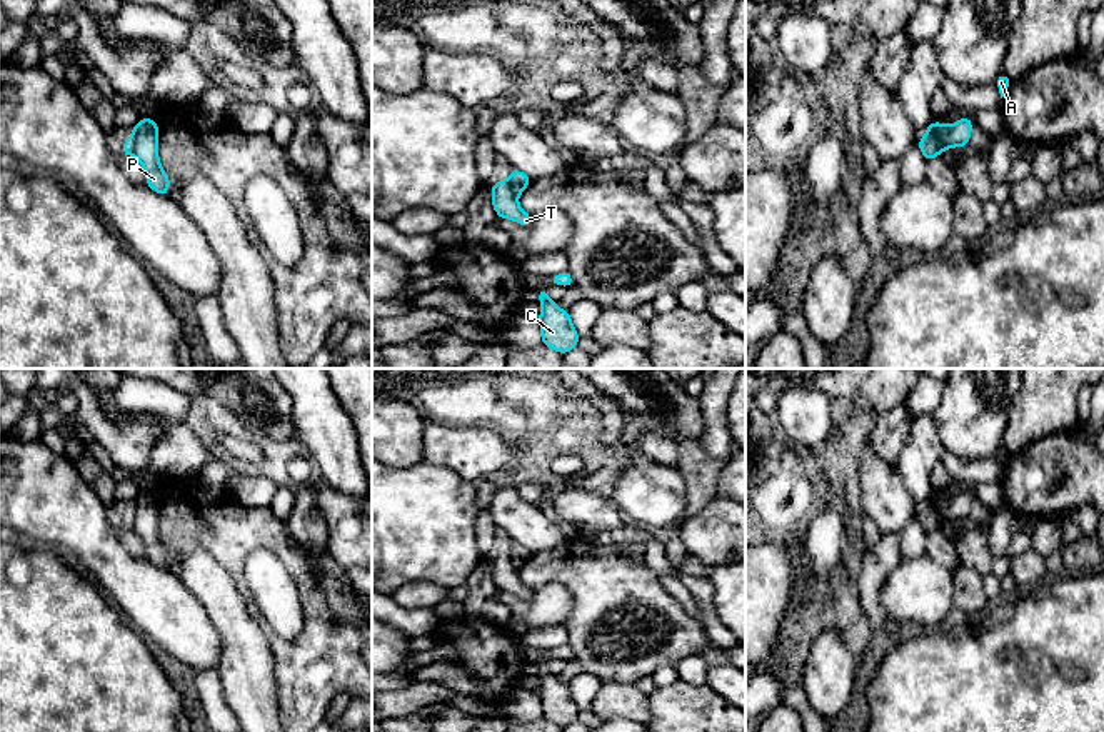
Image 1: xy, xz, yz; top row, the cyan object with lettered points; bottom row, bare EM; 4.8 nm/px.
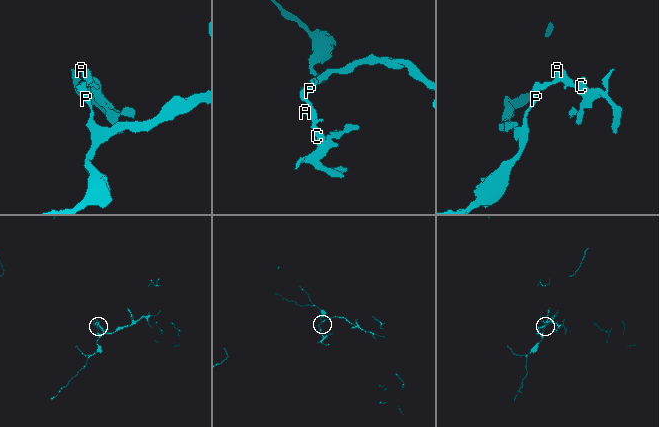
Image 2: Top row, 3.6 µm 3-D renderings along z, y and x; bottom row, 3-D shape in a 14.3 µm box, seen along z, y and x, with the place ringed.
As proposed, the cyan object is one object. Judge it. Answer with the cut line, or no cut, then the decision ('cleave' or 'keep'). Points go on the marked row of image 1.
cut xy (135, 127), (135, 147), (130, 154); cleave

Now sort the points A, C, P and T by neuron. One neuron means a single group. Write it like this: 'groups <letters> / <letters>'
groups A C T / P

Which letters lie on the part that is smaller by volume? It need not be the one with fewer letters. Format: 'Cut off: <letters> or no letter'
Cut off: A, C, T

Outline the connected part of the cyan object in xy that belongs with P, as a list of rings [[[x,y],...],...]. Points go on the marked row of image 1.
[[[140,118],[135,125],[137,143],[133,148],[133,157],[140,162],[147,175],[147,187],[168,197],[170,177],[163,172],[158,162],[158,127],[153,118]]]

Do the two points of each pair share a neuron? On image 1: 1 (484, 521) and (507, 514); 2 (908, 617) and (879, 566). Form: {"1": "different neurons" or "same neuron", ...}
{"1": "different neurons", "2": "different neurons"}

